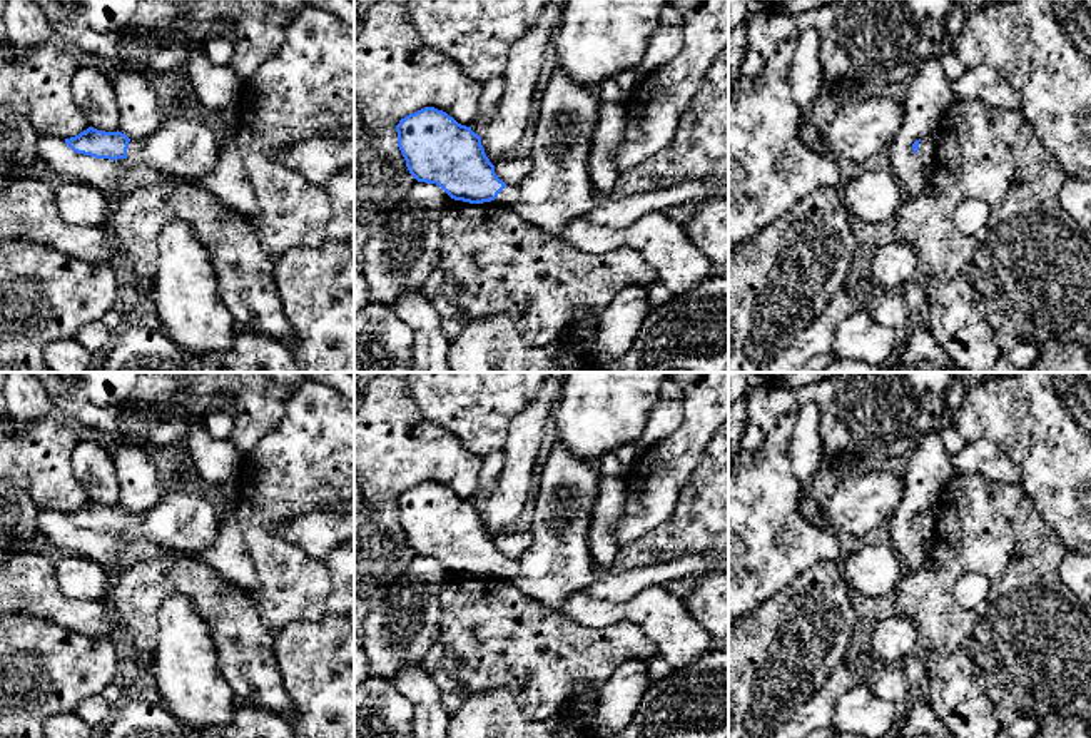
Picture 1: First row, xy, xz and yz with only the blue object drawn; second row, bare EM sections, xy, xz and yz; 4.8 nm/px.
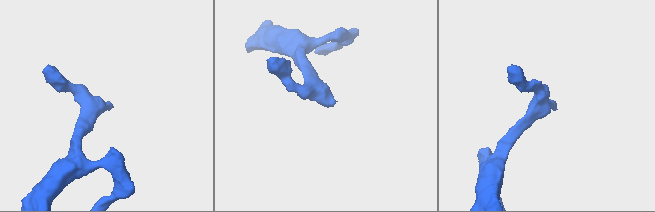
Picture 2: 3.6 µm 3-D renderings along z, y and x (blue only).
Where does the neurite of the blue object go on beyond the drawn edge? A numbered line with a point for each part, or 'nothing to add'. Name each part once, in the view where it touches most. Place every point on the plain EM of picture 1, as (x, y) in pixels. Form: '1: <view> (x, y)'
1: xy (187, 520)

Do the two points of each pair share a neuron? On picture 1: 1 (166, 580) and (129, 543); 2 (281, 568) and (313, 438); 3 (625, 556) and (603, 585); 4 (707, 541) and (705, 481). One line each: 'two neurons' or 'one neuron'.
1: two neurons
2: one neuron
3: two neurons
4: one neuron

